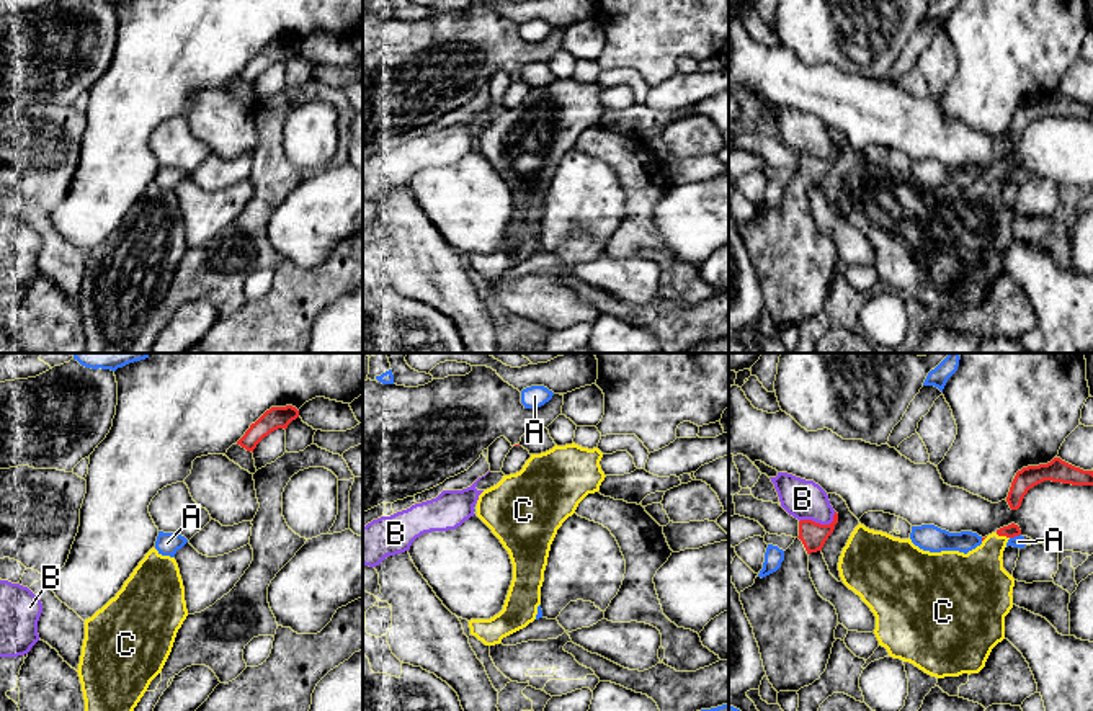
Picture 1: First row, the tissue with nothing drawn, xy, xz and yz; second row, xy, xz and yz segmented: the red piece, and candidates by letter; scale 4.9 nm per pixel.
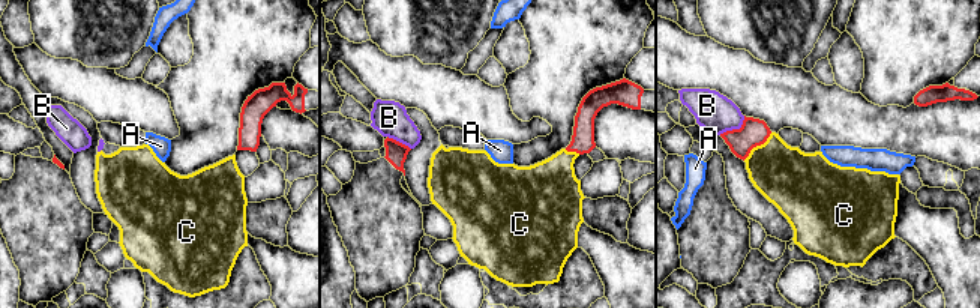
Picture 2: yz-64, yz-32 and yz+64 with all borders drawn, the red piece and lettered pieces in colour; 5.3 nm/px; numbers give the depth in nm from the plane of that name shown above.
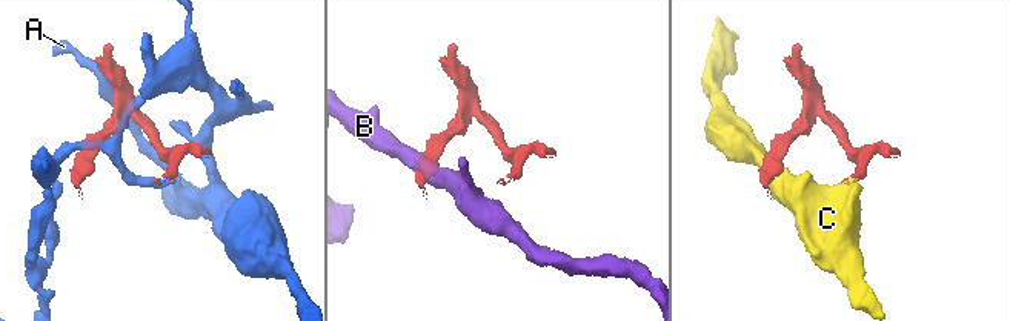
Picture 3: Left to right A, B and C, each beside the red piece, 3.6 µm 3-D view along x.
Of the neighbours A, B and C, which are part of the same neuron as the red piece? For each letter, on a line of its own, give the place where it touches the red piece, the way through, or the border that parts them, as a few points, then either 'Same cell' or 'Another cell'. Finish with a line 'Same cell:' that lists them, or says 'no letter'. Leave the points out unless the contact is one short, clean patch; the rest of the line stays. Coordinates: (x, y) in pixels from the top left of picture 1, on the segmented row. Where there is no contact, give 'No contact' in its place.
A: Touches red at yz (1015, 535). Boundary: yz (1020, 533), (1010, 538). Another cell
B: Touches red at yz (819, 523). Boundary: yz (835, 512), (829, 523), (799, 522). Another cell
C: Touches red at yz (1002, 535). Same cell
Same cell: C

